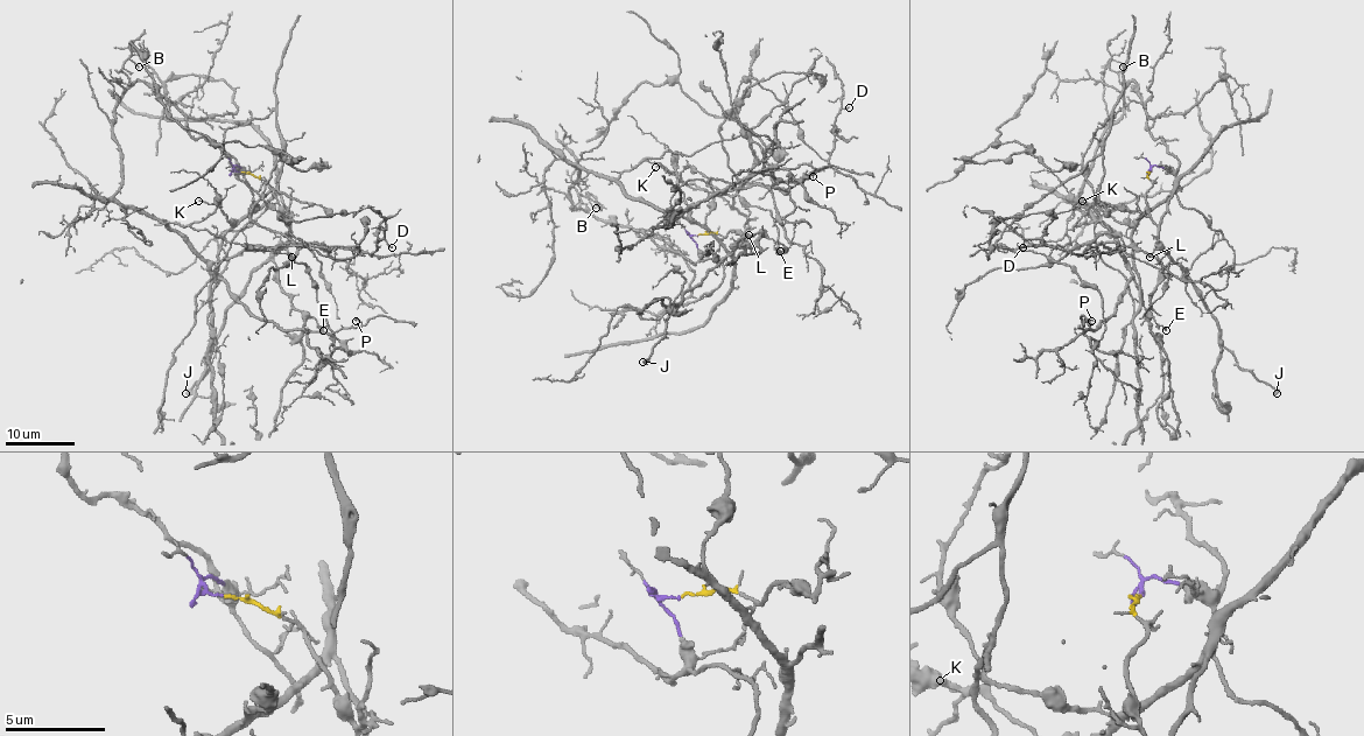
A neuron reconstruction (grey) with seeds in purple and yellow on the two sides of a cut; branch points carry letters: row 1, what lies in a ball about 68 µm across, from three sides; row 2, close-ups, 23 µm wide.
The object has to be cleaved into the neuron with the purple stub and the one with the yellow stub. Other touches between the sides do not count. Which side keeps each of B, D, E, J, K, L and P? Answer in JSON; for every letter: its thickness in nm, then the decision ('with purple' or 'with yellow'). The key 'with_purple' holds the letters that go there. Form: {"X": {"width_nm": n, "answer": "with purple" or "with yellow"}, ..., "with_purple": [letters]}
{"B": {"width_nm": 140, "answer": "with purple"}, "D": {"width_nm": 140, "answer": "with purple"}, "E": {"width_nm": 120, "answer": "with yellow"}, "J": {"width_nm": 480, "answer": "with yellow"}, "K": {"width_nm": 130, "answer": "with yellow"}, "L": {"width_nm": 120, "answer": "with yellow"}, "P": {"width_nm": 100, "answer": "with purple"}, "with_purple": ["B", "D", "P"]}

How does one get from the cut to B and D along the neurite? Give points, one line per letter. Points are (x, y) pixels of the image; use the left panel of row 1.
B: (240, 170), (215, 145), (190, 134), (187, 119), (141, 82), (132, 83), (121, 69), (128, 58), (139, 68)
D: (240, 170), (142, 82), (114, 109), (114, 197), (204, 259), (283, 244), (370, 256), (378, 240), (392, 246)

